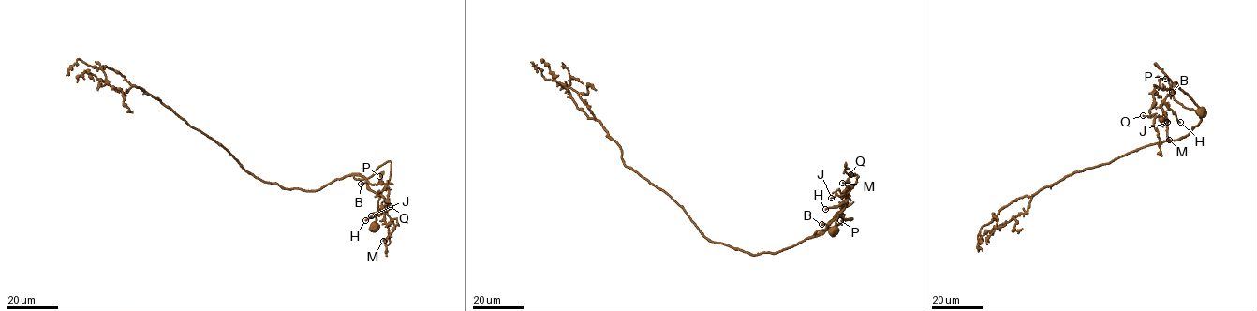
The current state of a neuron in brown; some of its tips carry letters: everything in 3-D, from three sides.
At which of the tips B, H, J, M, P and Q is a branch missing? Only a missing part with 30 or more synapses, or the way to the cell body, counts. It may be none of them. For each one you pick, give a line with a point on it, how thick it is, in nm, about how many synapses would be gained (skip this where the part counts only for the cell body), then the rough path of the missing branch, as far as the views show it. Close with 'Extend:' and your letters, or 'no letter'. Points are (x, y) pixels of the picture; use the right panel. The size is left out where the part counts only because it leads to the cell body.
H: (1180, 122) | 260 nm | 50 syn | (1180, 122), (1189, 137), (1189, 132), (1183, 130), (1175, 137), (1173, 146)
Extend: H

